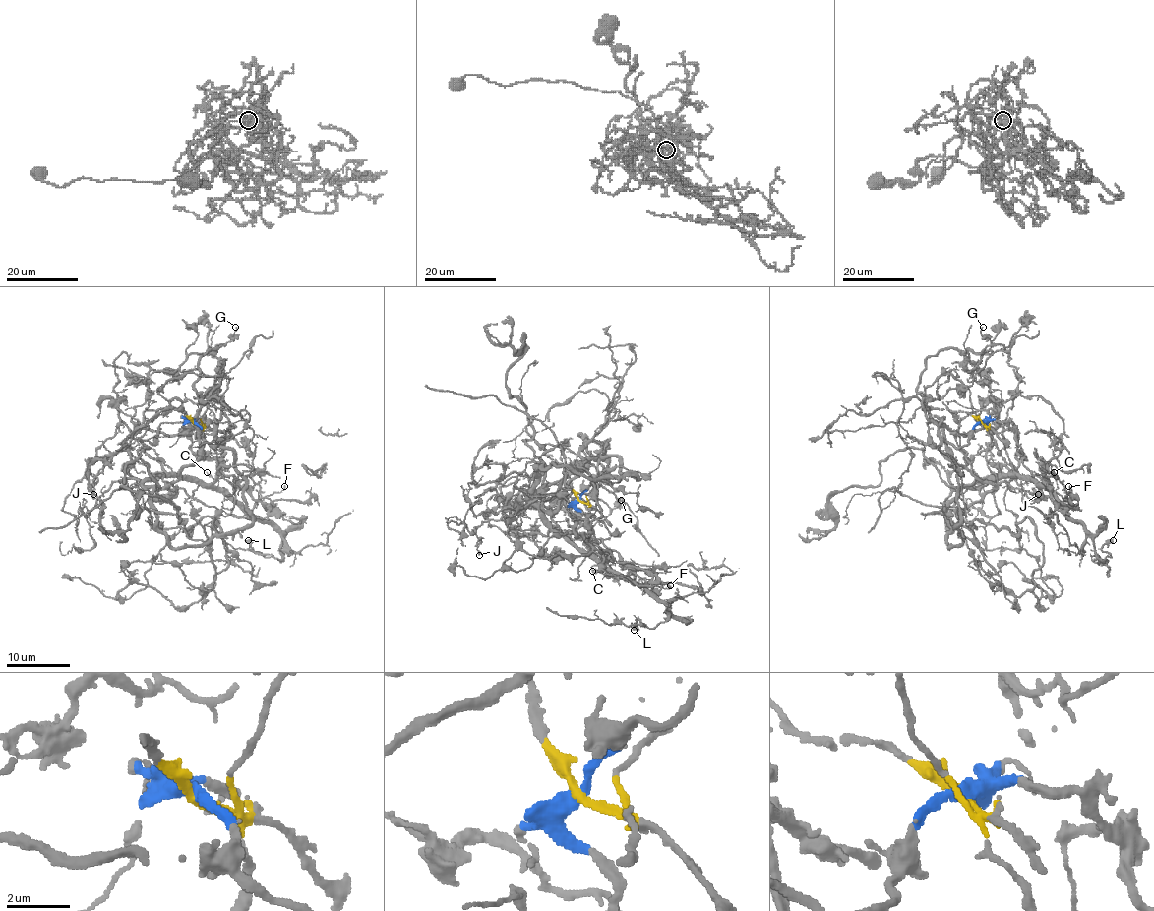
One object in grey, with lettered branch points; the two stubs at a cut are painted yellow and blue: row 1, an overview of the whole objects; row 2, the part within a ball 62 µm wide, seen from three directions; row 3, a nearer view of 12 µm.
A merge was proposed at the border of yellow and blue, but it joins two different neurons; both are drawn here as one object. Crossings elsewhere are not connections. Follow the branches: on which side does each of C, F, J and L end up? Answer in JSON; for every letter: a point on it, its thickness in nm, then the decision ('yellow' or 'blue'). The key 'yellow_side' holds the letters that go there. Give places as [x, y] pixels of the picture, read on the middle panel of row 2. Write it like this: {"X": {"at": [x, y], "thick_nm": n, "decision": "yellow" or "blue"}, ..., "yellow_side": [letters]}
{"C": {"at": [592, 571], "thick_nm": 160, "decision": "blue"}, "F": {"at": [670, 585], "thick_nm": 130, "decision": "blue"}, "J": {"at": [479, 555], "thick_nm": 240, "decision": "blue"}, "L": {"at": [634, 630], "thick_nm": 400, "decision": "blue"}, "yellow_side": []}

